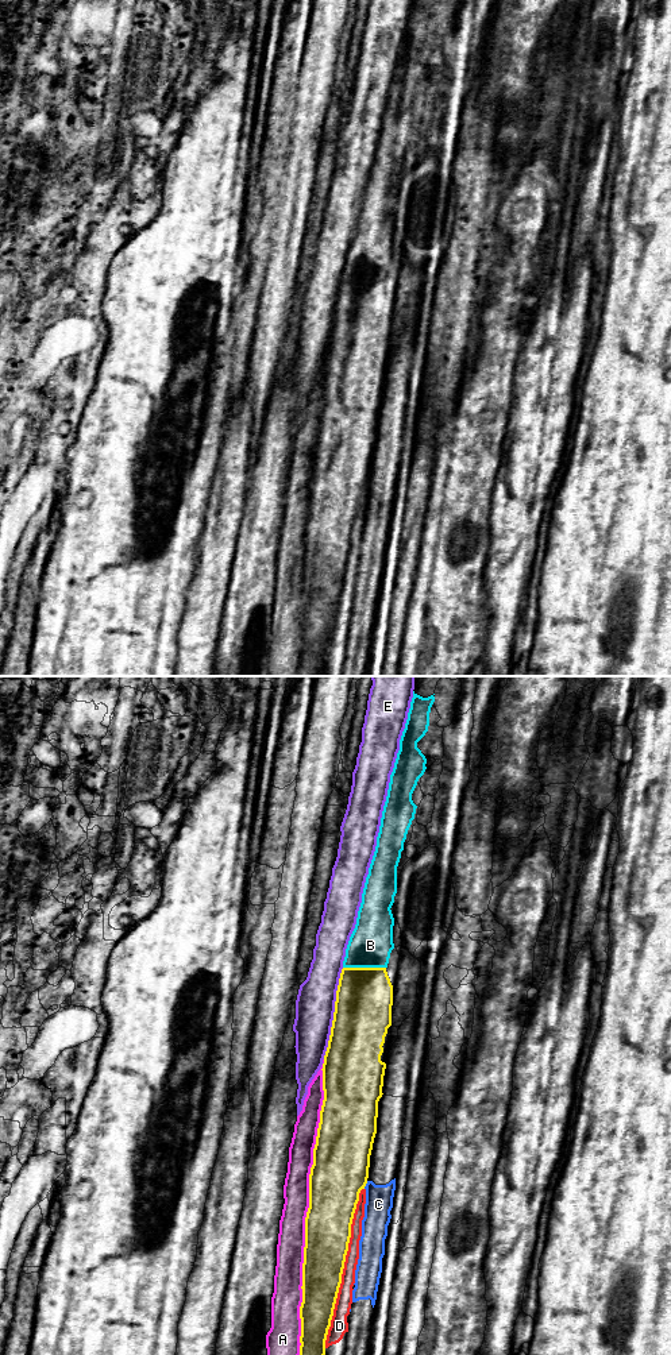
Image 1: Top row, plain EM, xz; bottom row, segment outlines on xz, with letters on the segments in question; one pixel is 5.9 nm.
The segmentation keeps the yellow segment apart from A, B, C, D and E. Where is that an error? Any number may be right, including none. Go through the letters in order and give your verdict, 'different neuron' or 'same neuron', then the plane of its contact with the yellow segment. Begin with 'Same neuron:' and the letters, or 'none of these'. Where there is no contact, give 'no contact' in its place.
Same neuron: B
A: different neuron; contact in xz
B: same neuron; contact in xz
C: different neuron; contact in xz
D: different neuron; contact in xz
E: different neuron; contact in xz

